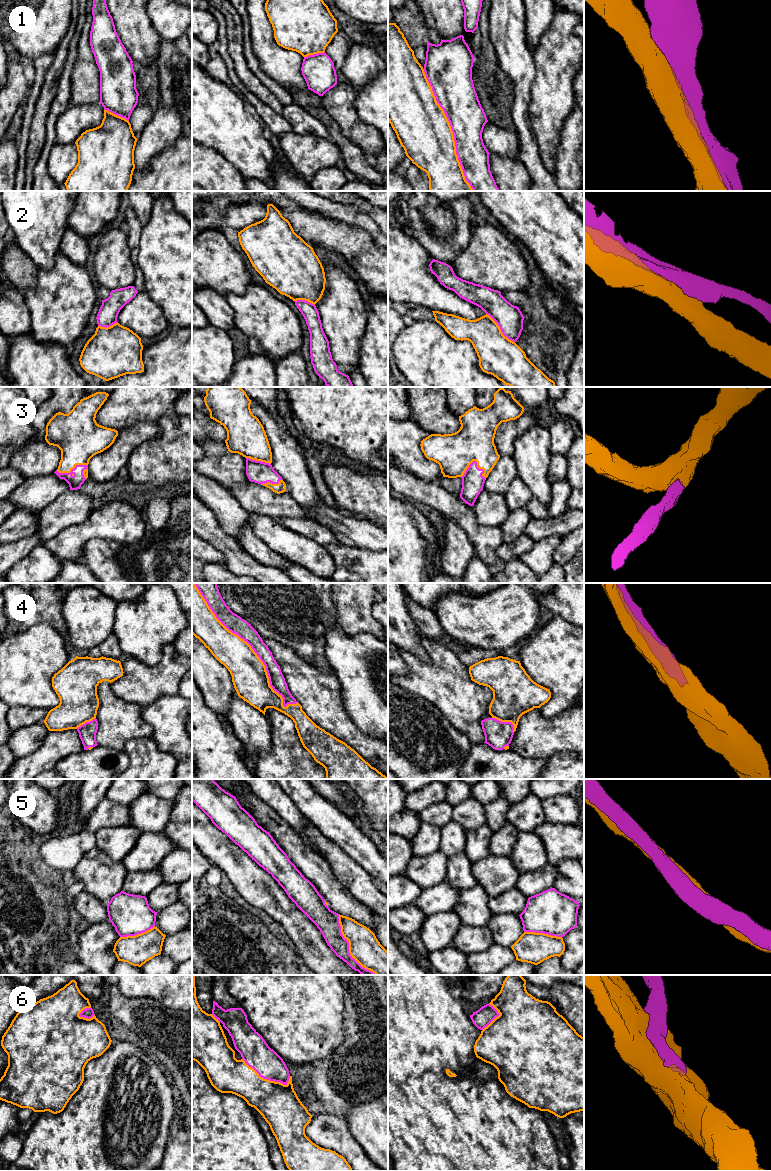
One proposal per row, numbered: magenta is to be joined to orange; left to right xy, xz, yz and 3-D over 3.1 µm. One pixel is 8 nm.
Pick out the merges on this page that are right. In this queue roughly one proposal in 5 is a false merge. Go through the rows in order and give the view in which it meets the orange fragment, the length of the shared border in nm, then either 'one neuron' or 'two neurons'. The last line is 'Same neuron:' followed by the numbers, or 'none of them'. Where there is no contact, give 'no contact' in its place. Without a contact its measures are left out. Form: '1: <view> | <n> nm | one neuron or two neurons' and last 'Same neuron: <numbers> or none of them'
1: yz | 1050 nm | one neuron
2: yz | 340 nm | one neuron
3: yz | 200 nm | one neuron
4: xz | 1250 nm | one neuron
5: xz | 600 nm | two neurons
6: xz | 420 nm | one neuron
Same neuron: 1, 2, 3, 4, 6

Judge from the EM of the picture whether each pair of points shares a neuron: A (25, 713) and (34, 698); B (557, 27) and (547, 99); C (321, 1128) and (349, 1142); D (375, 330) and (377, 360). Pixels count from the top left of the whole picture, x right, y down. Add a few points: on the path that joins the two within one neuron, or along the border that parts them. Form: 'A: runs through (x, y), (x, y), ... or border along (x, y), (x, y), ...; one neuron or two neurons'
A: border along (10, 706), (42, 707), (48, 711); two neurons
B: runs through (556, 45), (554, 81); one neuron
C: runs through (328, 1131), (332, 1132), (342, 1142); one neuron
D: runs through (375, 337), (375, 353); one neuron

